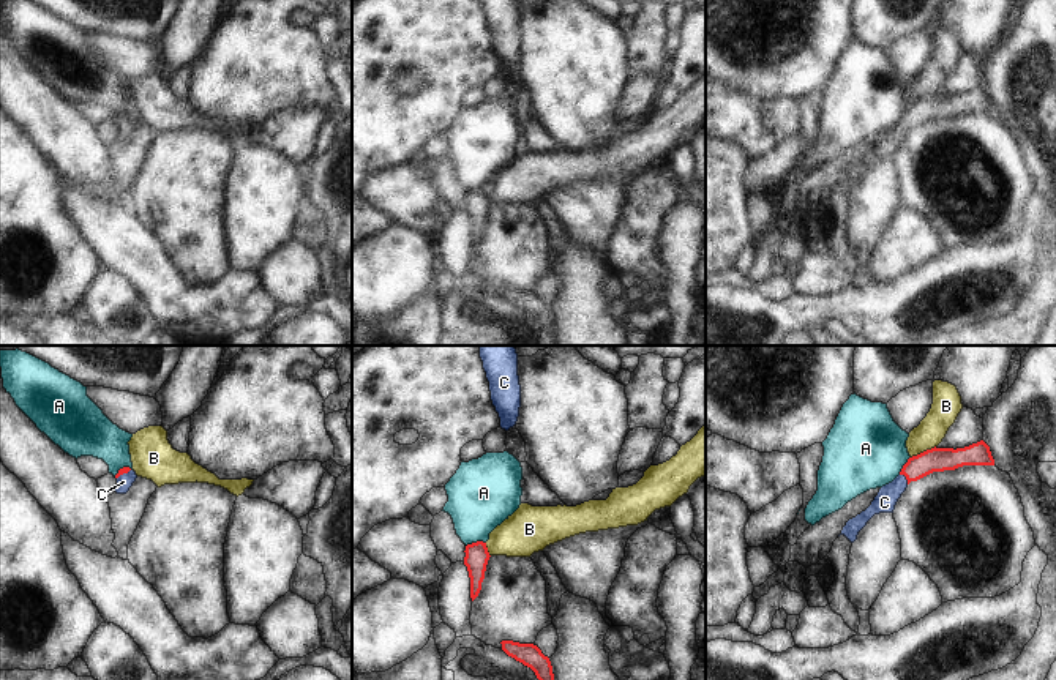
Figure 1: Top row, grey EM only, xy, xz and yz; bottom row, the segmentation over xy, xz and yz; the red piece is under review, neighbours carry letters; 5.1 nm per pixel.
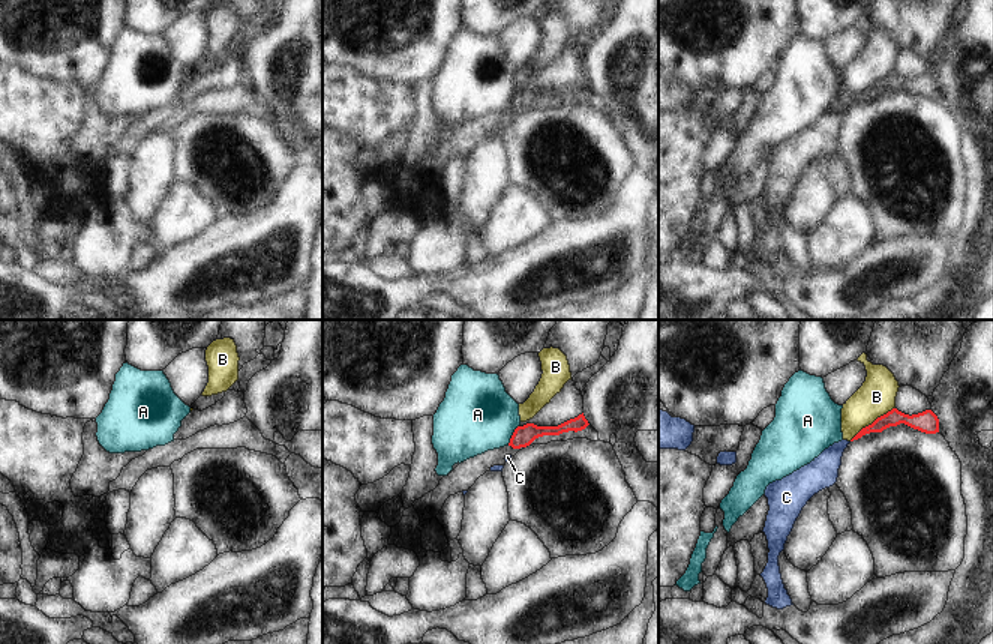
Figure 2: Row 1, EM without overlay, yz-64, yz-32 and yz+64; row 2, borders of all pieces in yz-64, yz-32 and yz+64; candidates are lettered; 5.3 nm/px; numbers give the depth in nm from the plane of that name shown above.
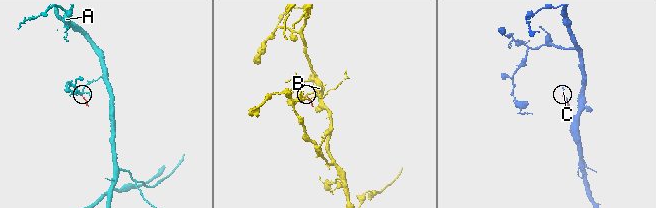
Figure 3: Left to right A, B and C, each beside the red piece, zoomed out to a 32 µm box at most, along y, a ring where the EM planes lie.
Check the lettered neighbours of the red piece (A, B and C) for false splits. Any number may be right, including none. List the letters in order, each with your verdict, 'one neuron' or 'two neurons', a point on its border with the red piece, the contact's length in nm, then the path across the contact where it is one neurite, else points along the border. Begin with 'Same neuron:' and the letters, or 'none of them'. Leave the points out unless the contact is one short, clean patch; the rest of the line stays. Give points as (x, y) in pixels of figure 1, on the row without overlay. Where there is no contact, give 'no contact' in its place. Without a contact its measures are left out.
Same neuron: C
A: two neurons | xz (477, 188) | 110 nm | along xz (485, 188), (472, 188), (466, 193)
B: two neurons | yz (924, 98) | 140 nm | along yz (935, 92), (911, 104)
C: one neuron | yz (906, 125) | 70 nm | across yz (936, 106), (919, 112), (906, 125), (884, 149)

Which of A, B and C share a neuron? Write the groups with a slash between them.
A / B / C

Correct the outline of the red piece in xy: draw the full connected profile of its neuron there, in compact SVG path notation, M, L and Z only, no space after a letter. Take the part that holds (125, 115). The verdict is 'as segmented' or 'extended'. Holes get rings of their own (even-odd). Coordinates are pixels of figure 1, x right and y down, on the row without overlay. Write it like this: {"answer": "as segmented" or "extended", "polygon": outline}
{"answer": "extended", "polygon": "M123 114L118 117L115 125L117 125L115 139L117 140L126 140L129 137L129 134L133 133L133 129L136 128L137 121L129 114Z"}

